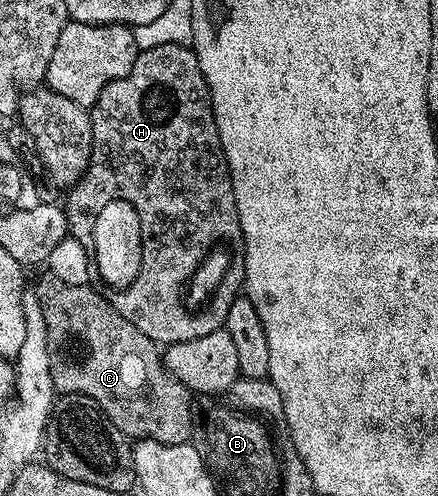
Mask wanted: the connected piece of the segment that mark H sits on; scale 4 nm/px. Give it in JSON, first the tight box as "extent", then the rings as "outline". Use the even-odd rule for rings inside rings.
{"extent":[62,44,244,346],"outline":[[[167,44],[166,46],[154,46],[153,48],[145,48],[137,55],[134,66],[130,66],[130,74],[126,74],[122,78],[118,78],[114,82],[110,82],[102,90],[102,94],[98,94],[96,103],[90,109],[92,117],[92,157],[88,163],[88,169],[82,174],[82,178],[78,183],[70,189],[67,189],[66,196],[68,201],[63,201],[62,207],[64,213],[68,215],[68,231],[77,240],[82,242],[82,247],[86,249],[86,258],[90,258],[90,276],[97,285],[105,284],[102,295],[105,300],[111,304],[114,310],[118,310],[118,314],[122,314],[122,318],[126,318],[126,322],[130,322],[134,326],[138,326],[138,330],[142,330],[142,334],[146,334],[146,338],[150,338],[157,346],[160,346],[160,336],[162,334],[162,324],[158,322],[162,316],[154,316],[156,314],[156,306],[168,306],[168,302],[172,302],[172,276],[162,276],[164,264],[176,264],[176,262],[166,262],[164,256],[164,230],[166,230],[166,222],[176,222],[176,218],[206,218],[206,220],[186,220],[186,224],[190,226],[224,226],[226,234],[230,236],[244,236],[240,229],[240,219],[238,218],[238,210],[234,202],[234,194],[232,193],[232,178],[228,175],[228,163],[224,157],[224,147],[220,141],[218,134],[218,126],[216,119],[212,113],[212,99],[208,93],[208,83],[202,74],[202,66],[198,66],[198,58],[191,47],[186,44]],[[122,206],[134,206],[136,218],[138,218],[138,240],[140,240],[140,254],[144,256],[144,262],[140,266],[136,266],[134,276],[136,282],[132,282],[129,286],[116,284],[116,227],[112,225],[112,211]]]}

